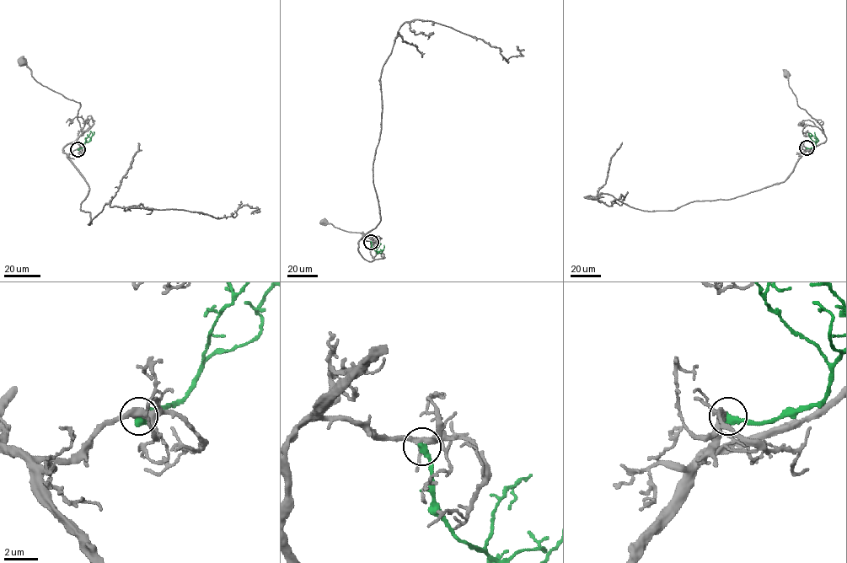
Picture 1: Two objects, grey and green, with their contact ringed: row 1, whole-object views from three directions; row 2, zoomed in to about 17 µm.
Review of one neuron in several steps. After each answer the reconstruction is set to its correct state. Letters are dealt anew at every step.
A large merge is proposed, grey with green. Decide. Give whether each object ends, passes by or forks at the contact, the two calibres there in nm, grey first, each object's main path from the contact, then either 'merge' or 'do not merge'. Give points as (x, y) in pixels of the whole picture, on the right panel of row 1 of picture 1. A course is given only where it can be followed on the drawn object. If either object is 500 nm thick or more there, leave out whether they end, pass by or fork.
grey passes by; green ends there; 320 nm thick on the grey side, 460 nm on the other; grey runs (806, 147), (804, 152), (822, 143), (826, 136), (822, 126), (798, 105), (786, 73); green runs (806, 147), (814, 147), (817, 142), (810, 132); merge

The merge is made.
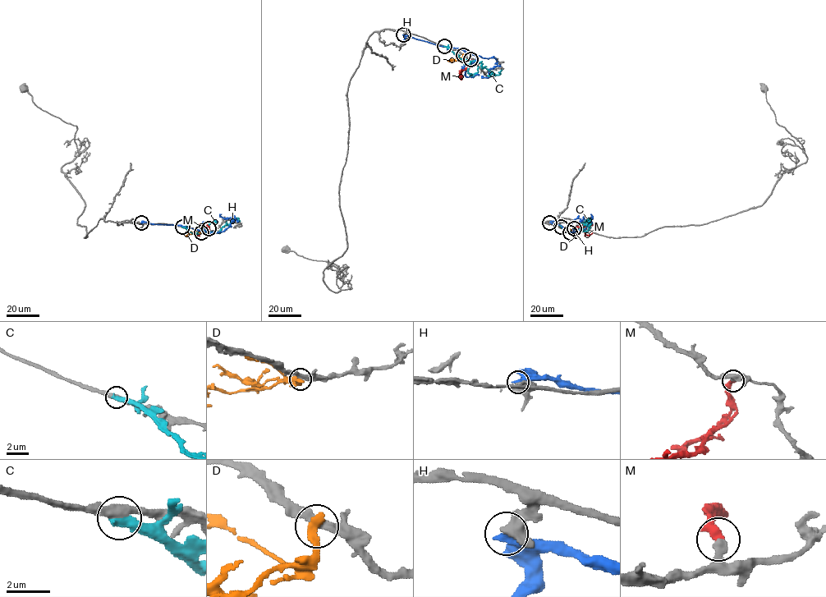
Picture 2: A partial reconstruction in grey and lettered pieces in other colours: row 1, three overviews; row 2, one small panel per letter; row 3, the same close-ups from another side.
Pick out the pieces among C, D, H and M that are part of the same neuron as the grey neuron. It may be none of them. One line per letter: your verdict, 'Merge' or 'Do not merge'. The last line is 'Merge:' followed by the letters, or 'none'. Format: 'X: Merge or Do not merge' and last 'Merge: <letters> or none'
C: Do not merge
D: Do not merge
H: Do not merge
M: Merge
Merge: M

